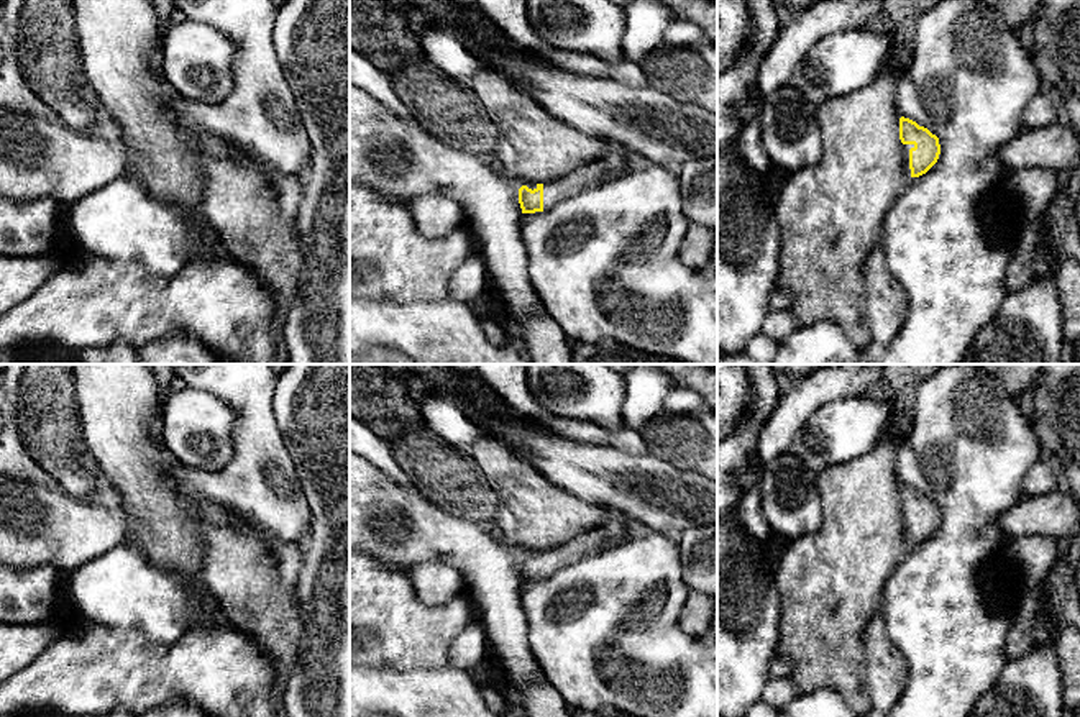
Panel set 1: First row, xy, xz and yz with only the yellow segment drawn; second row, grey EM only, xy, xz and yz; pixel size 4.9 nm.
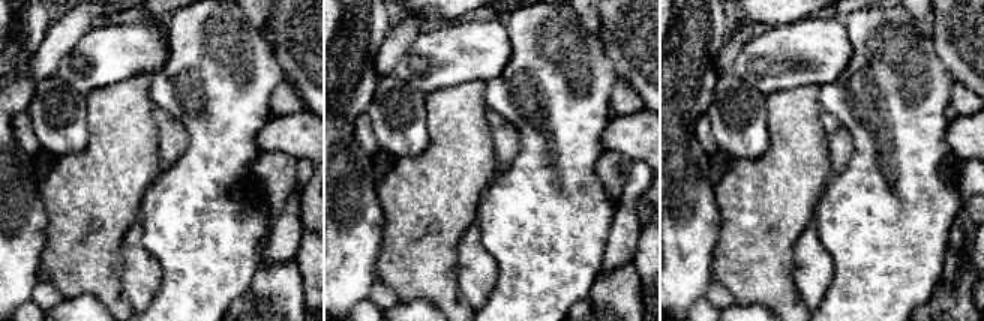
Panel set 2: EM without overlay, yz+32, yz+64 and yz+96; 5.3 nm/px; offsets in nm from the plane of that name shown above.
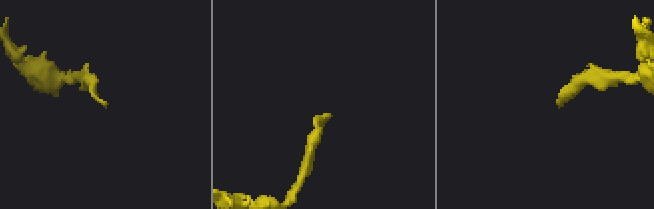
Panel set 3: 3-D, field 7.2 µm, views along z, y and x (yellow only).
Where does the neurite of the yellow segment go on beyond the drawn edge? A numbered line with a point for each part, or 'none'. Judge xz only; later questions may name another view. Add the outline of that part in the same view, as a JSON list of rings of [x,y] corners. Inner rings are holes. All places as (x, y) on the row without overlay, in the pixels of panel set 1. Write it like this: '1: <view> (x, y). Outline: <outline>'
1: xz (614, 530). Outline: [[[607,510],[607,518],[602,525],[578,533],[573,540],[543,551],[543,578],[591,553],[616,546],[627,538],[629,520],[620,512]]]

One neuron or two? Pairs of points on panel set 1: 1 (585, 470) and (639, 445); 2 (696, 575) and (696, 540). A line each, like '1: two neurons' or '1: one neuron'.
1: two neurons
2: one neuron

